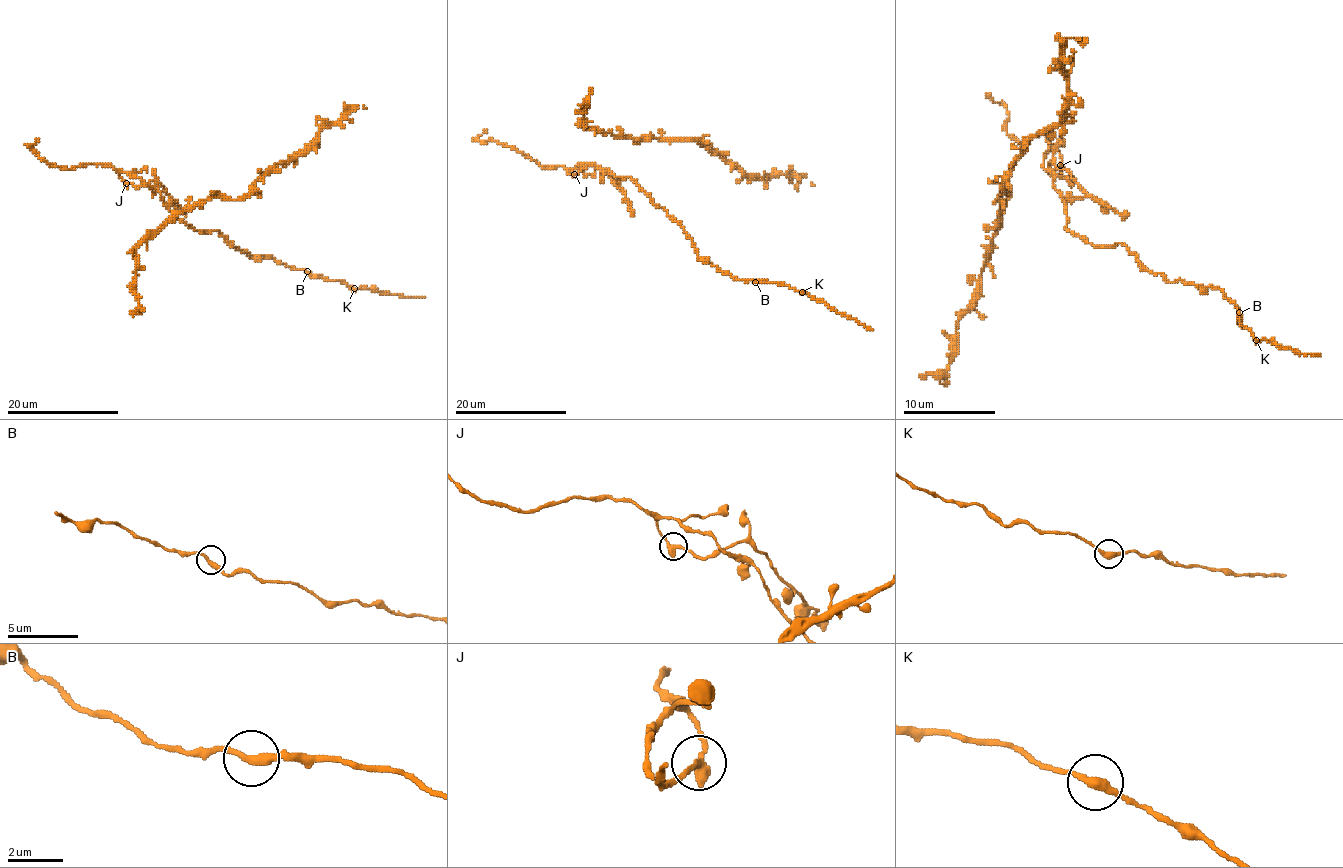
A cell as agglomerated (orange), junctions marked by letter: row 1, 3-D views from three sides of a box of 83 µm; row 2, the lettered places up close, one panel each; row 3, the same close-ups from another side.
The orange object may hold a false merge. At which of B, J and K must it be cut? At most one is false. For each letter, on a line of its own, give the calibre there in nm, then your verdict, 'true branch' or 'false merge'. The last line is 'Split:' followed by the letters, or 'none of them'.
B: calibre 320 nm; true branch
J: calibre 320 nm; false merge
K: calibre 320 nm; true branch
Split: J

